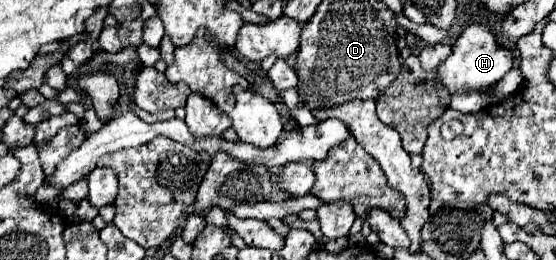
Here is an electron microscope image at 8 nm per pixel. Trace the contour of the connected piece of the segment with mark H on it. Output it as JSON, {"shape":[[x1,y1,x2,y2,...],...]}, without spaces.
{"shape":[[472,24,468,26,462,36,452,46,452,54,438,66,440,84,450,92,462,90,478,90,496,84,510,68,514,66,514,54,508,48,502,48,488,26]]}

